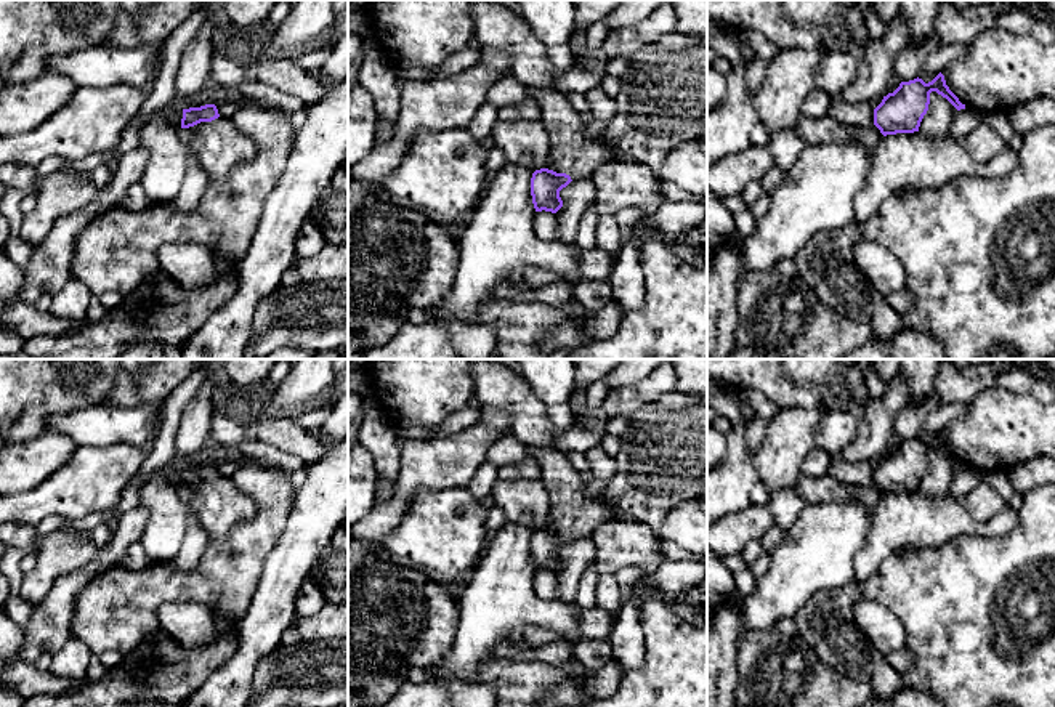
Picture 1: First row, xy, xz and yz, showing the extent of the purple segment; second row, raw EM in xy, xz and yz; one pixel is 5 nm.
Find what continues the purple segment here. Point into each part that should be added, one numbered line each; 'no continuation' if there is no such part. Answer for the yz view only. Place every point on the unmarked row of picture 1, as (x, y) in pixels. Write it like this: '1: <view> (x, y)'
1: yz (813, 489)

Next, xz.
1: xz (571, 512)

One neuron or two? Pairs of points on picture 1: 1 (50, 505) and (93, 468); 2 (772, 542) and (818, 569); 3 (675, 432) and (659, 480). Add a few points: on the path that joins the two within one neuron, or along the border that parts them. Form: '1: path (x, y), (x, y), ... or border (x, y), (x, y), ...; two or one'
1: path (56, 494), (68, 494), (82, 480); one
2: border (786, 531), (772, 557); two
3: path (675, 443), (659, 468); one

